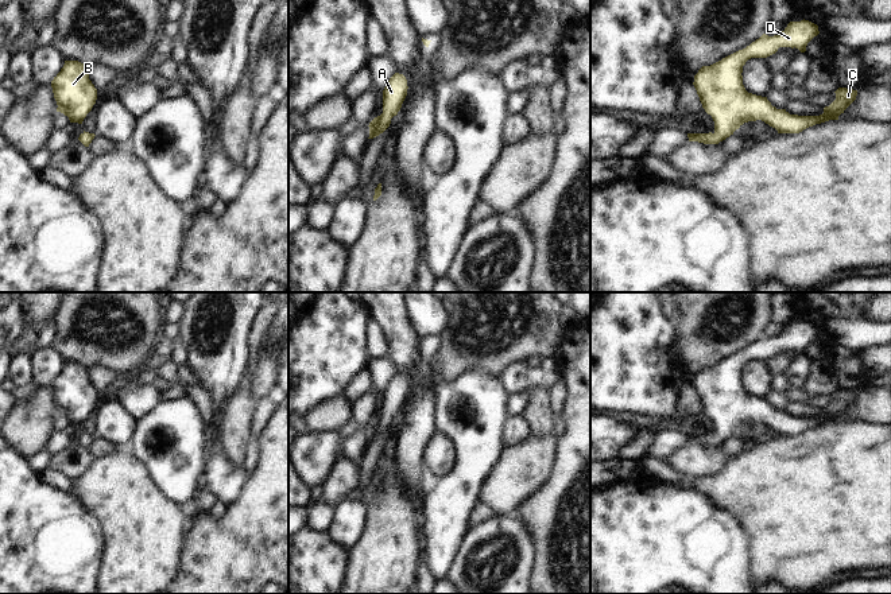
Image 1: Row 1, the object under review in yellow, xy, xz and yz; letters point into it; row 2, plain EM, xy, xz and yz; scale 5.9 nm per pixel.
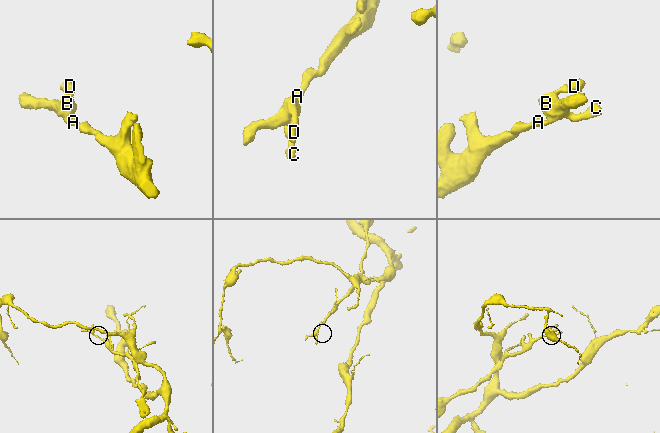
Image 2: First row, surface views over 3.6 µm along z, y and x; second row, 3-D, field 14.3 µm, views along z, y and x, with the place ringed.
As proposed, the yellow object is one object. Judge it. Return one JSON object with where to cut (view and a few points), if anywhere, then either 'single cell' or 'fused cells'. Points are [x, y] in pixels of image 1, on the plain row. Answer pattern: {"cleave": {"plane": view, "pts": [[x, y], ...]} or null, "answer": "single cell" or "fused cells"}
{"cleave": null, "answer": "single cell"}

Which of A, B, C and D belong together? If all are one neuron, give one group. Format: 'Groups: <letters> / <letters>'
Groups: A B C D.

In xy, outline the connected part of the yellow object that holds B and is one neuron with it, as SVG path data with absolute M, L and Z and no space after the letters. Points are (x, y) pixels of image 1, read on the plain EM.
M65 362L61 373L51 383L51 389L58 407L57 414L67 418L70 424L82 426L97 401L97 391L89 381L88 369L78 362Z

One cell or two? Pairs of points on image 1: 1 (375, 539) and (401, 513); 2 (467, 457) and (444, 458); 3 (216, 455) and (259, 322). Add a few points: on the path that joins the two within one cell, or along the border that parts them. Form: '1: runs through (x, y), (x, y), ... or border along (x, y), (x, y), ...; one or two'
1: runs through (382, 532), (394, 520); one
2: border along (438, 431), (454, 449), (454, 464), (441, 477); two
3: border along (217, 433), (225, 455), (241, 466); two

